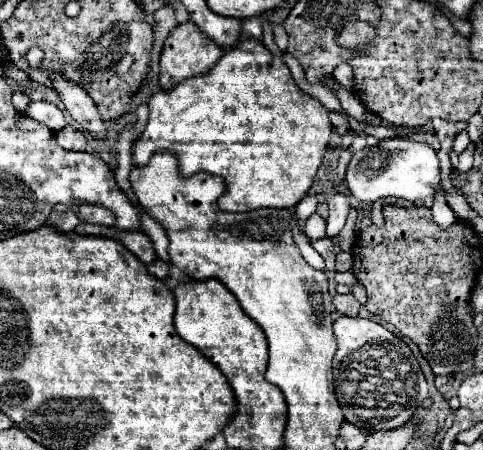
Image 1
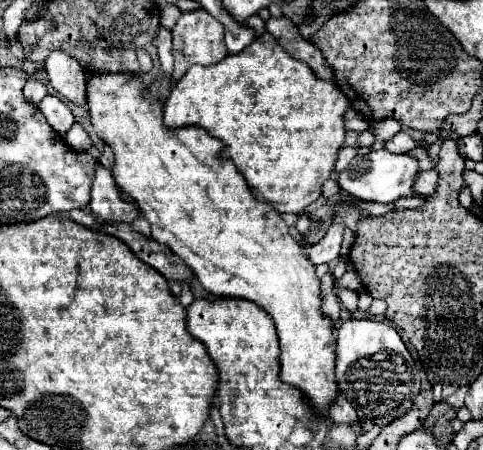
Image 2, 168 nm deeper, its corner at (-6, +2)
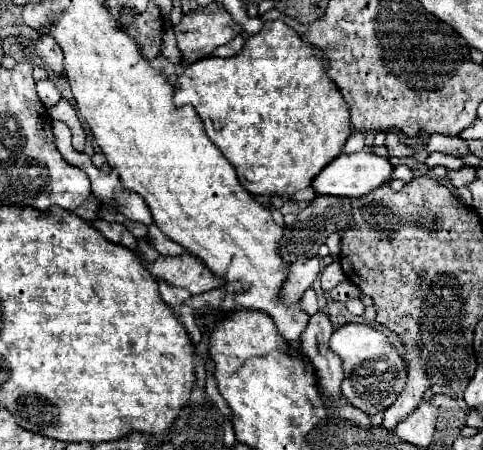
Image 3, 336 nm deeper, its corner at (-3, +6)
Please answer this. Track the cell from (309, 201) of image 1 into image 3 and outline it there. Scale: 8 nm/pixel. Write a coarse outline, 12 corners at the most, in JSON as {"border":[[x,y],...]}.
{"border":[[353,132],[345,142],[345,152],[365,148],[363,132]]}

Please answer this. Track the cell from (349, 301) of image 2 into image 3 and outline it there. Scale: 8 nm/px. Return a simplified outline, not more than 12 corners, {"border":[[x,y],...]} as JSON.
{"border":[[339,262],[329,264],[321,272],[321,288],[331,288],[345,282]]}

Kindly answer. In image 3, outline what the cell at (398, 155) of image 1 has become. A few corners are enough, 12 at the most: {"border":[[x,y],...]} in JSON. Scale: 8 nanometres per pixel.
{"border":[[373,152],[341,154],[311,182],[317,196],[357,198],[391,178]]}

